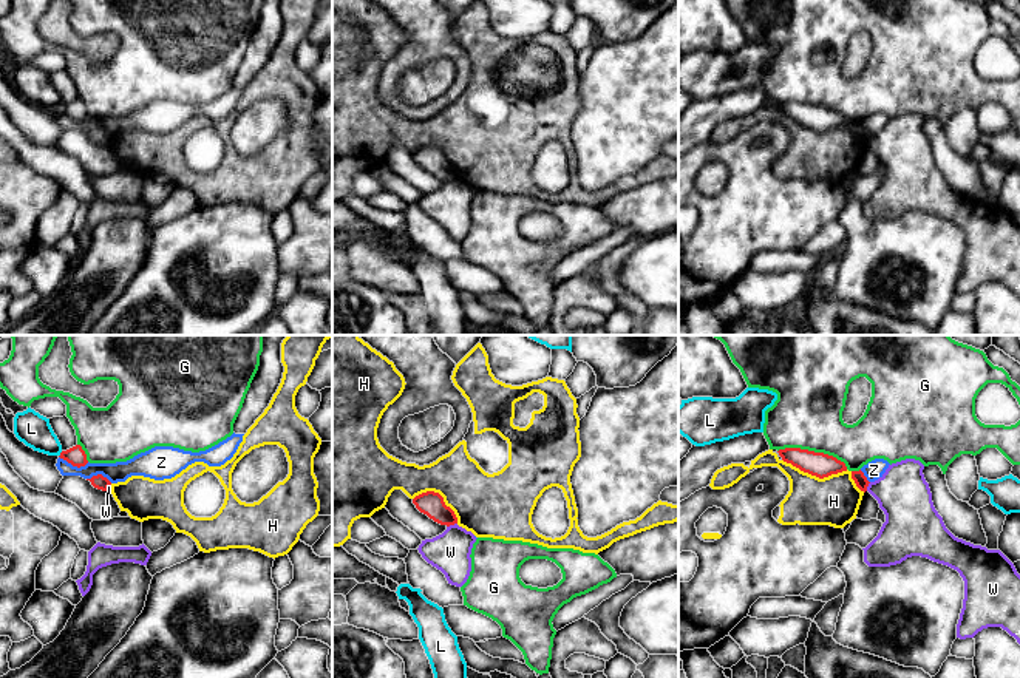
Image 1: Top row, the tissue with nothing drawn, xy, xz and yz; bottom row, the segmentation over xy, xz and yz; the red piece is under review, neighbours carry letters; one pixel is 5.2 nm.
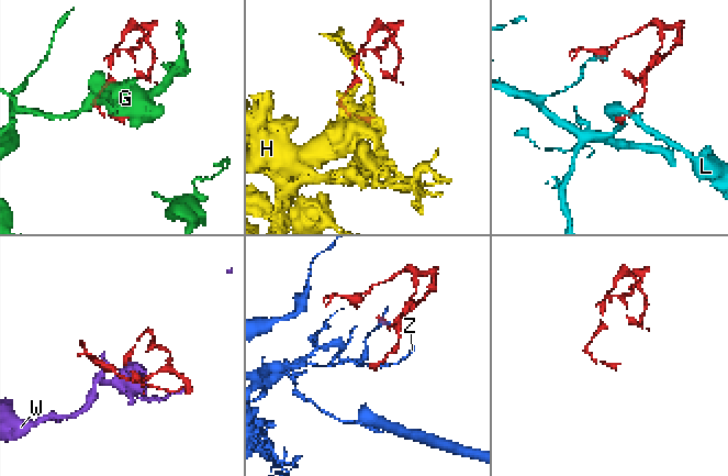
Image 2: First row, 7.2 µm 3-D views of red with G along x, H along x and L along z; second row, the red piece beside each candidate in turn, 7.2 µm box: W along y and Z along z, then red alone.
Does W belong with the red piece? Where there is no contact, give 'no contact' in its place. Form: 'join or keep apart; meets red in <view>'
keep apart; meets red in xz

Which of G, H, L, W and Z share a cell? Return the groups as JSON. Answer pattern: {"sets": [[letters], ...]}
{"sets": [["G"], ["H"], ["L"], ["W"], ["Z"]]}

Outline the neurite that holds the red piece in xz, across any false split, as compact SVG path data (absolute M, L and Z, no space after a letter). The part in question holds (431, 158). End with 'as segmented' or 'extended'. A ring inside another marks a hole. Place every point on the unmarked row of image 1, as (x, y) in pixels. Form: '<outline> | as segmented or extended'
M427 145L413 153L416 162L440 179L454 179L457 171L454 165L445 159L439 147Z | as segmented

